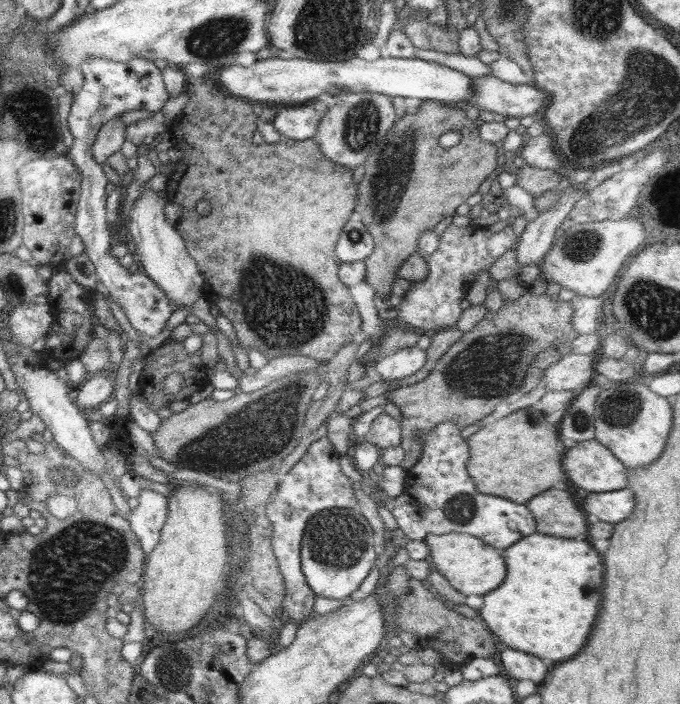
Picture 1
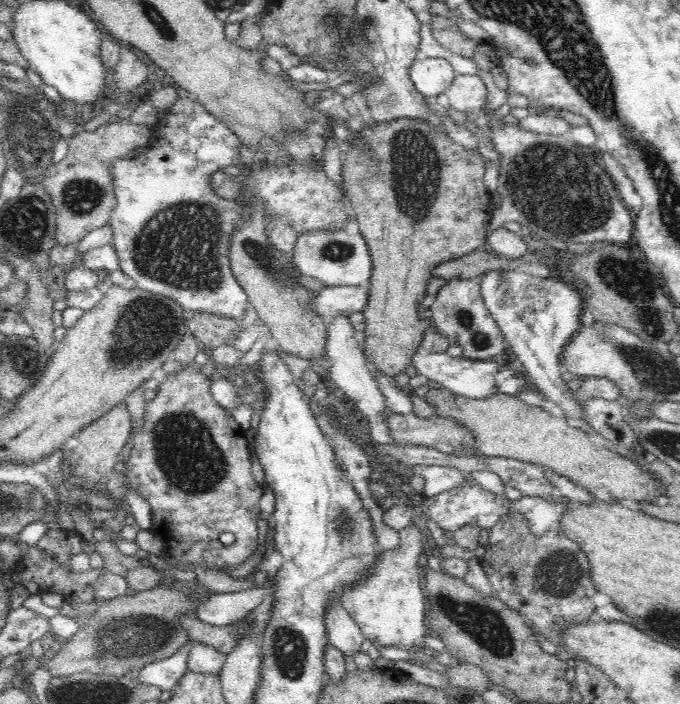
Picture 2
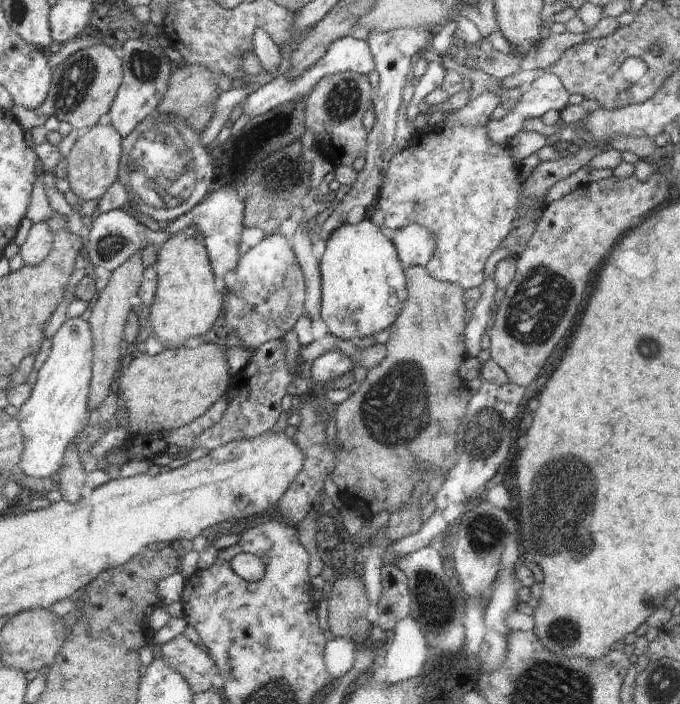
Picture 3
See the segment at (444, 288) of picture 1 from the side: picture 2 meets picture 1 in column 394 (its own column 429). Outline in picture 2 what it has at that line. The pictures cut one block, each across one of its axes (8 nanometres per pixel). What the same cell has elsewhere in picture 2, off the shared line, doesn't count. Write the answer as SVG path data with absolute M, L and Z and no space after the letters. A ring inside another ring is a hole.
M448 280L437 293L436 301L430 306L429 312L432 315L432 327L451 339L452 344L460 345L463 350L462 356L467 359L490 360L504 349L509 349L501 328L484 303L480 286L472 280Z

